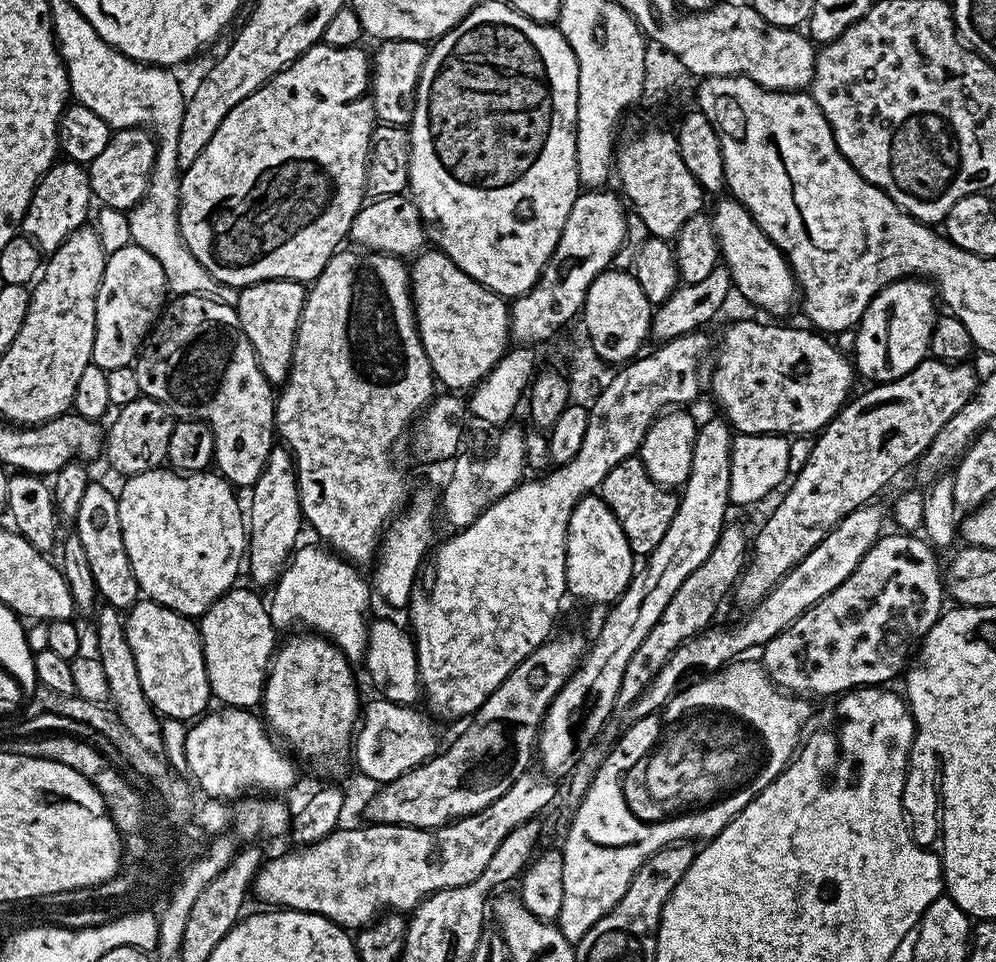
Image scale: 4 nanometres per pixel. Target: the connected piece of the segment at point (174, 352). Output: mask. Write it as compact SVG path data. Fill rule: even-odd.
M177 296L169 299L134 361L141 393L171 406L181 408L190 420L206 424L214 438L214 468L237 489L251 489L262 474L266 458L274 447L276 401L273 385L262 374L254 346L240 325L235 308L222 306L209 296Z

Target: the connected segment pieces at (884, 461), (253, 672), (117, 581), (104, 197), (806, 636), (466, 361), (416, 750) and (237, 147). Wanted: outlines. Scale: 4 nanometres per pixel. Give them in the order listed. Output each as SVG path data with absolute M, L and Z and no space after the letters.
M926 358L910 374L892 380L889 384L876 384L861 396L853 395L837 412L834 419L815 437L816 445L808 456L808 464L800 468L792 489L780 500L780 505L768 516L768 521L754 536L754 551L734 585L734 597L743 606L756 604L773 588L784 575L826 538L835 524L846 518L855 508L869 503L907 464L915 465L924 451L932 445L932 440L970 402L976 393L978 375L968 362L949 362Z
M233 586L199 617L200 641L212 696L229 708L255 709L264 696L264 680L278 646L278 629L272 624L269 605L251 587Z
M89 482L86 492L82 494L82 500L78 502L78 510L74 517L74 535L78 542L82 542L82 550L86 550L90 574L94 574L97 597L112 608L127 610L141 599L142 593L122 542L122 524L118 522L116 498L117 493L113 489L111 492L104 484Z
M122 128L113 131L110 142L106 142L106 150L102 150L102 154L98 154L98 158L94 158L94 162L87 165L93 197L103 207L131 210L146 194L146 186L154 165L156 165L156 142L151 131L143 128Z
M879 543L870 546L870 550L858 562L858 566L850 574L850 578L846 578L846 582L842 582L841 586L838 586L838 589L830 594L826 594L826 598L822 598L814 606L810 606L794 623L788 628L783 629L781 633L770 639L763 646L762 653L764 653L764 657L762 657L762 663L777 687L781 687L785 691L794 694L809 694L808 692L814 692L816 694L834 694L833 696L836 696L858 687L878 686L889 683L888 680L892 679L896 674L898 676L903 671L908 660L906 656L912 639L914 639L914 642L933 628L933 619L930 619L930 615L928 616L928 560L916 548L896 548L893 552L888 548L882 548Z
M432 246L421 251L410 264L410 291L412 294L412 311L416 313L416 329L420 332L420 341L426 350L426 358L432 367L433 377L445 384L448 390L467 388L472 390L488 376L495 364L504 356L510 344L508 330L509 305L505 297L491 292L477 280L472 280L454 262Z
M375 698L363 705L362 719L354 733L354 764L377 785L389 784L394 778L414 770L437 755L436 728L431 715L423 716L419 707L395 704Z
M326 43L315 44L307 48L297 60L268 79L254 94L242 98L226 118L222 118L222 126L214 130L214 138L206 142L206 150L194 158L188 168L183 169L180 177L180 233L190 246L190 254L218 278L218 282L229 284L231 288L248 288L251 284L267 280L299 280L311 282L322 274L326 262L341 247L340 240L347 241L351 223L360 208L366 203L366 166L368 150L372 147L372 129L377 127L376 111L372 108L370 95L370 56L363 52L363 47L335 48Z

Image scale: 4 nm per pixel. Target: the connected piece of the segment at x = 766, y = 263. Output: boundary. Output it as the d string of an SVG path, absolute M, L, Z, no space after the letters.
M734 198L720 200L716 204L716 209L711 209L712 229L716 235L716 245L720 248L720 260L728 268L732 275L732 282L735 291L740 291L750 303L756 308L761 308L764 312L769 312L769 317L784 318L784 315L792 308L792 302L796 299L795 277L792 275L792 268L788 265L788 260L780 253L778 246L774 246L772 239L763 232L754 222L754 218L743 208Z

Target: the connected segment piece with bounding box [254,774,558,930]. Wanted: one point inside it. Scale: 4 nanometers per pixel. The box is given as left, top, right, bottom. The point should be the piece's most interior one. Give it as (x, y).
(349, 877)

